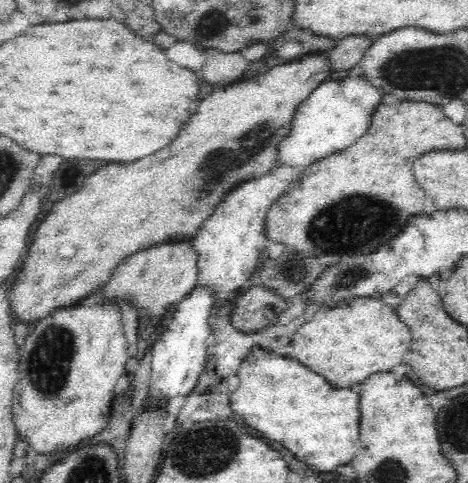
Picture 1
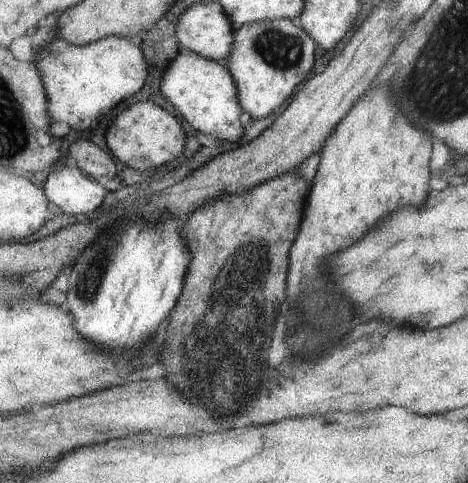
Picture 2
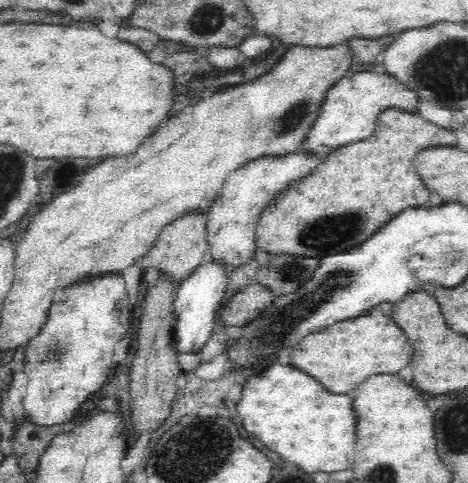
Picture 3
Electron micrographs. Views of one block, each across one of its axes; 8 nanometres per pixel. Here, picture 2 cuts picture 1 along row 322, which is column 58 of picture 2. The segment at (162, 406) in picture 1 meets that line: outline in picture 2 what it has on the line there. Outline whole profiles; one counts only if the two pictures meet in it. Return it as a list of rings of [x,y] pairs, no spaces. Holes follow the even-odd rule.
[[[65,166],[49,174],[43,188],[53,210],[59,210],[71,218],[73,216],[85,218],[85,214],[97,210],[107,196],[103,184],[87,176],[79,166],[77,168]]]

